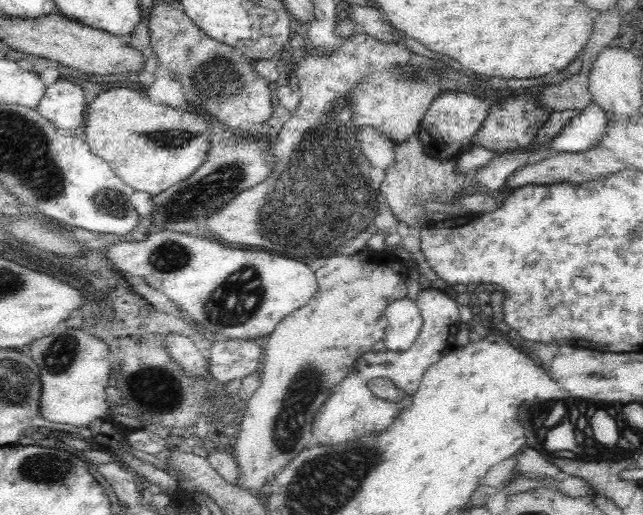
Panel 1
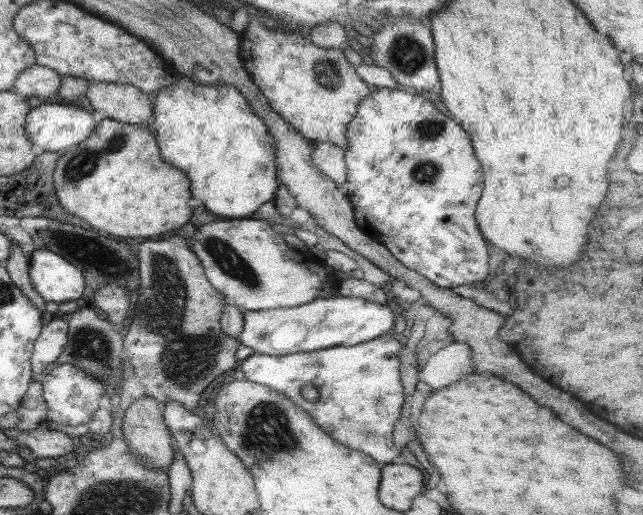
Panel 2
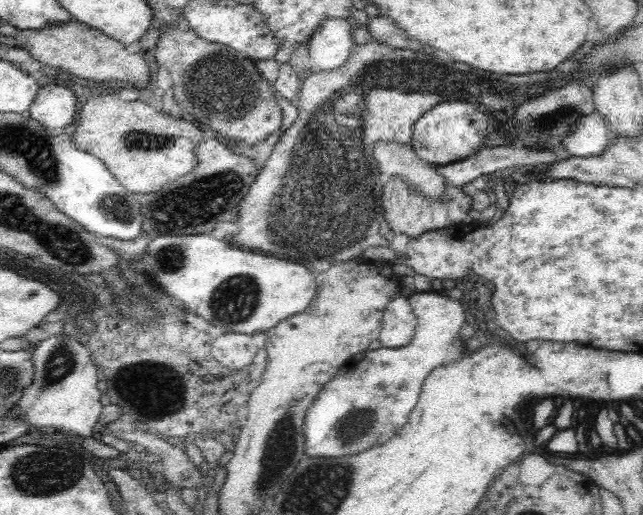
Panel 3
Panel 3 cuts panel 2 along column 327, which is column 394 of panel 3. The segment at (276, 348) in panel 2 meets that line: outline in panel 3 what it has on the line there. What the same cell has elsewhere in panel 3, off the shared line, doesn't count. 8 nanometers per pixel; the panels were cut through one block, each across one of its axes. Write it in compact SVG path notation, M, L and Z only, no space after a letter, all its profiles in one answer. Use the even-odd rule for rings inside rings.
M399 295L383 311L383 323L377 339L384 348L406 346L413 337L415 316L409 301Z

